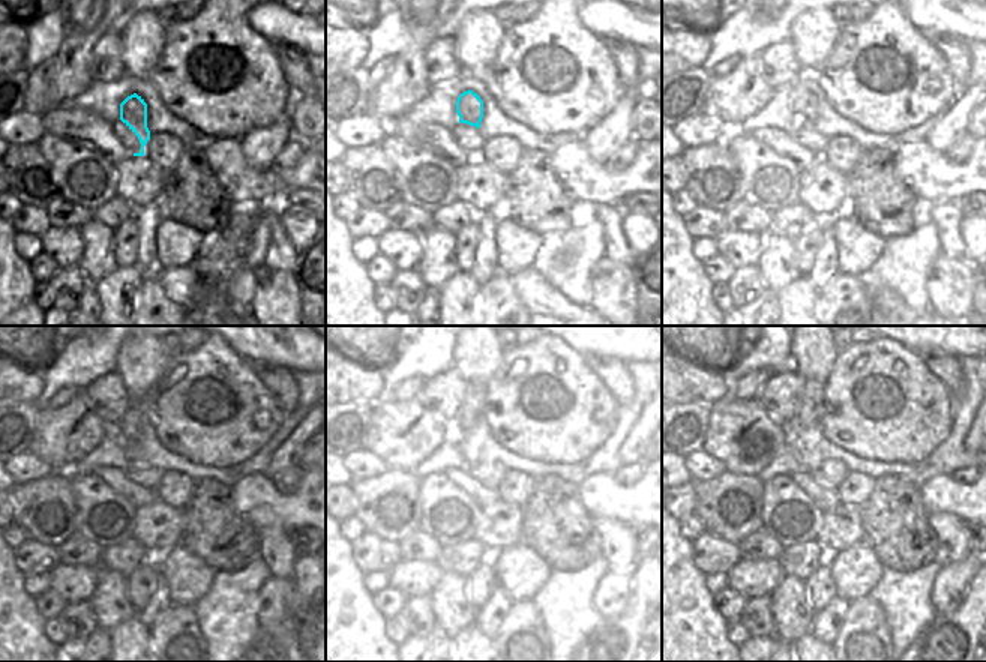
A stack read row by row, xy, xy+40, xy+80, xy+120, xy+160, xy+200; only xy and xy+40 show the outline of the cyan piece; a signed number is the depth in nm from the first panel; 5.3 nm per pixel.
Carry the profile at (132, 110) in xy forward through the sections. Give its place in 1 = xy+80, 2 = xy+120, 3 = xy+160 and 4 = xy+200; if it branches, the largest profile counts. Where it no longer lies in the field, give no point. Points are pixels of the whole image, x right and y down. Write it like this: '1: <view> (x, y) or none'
1: xy+80 (803, 104)
2: xy+120 (126, 430)
3: xy+160 (471, 409)
4: xy+200 (808, 412)

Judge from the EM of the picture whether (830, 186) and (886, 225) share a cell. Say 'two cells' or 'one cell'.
two cells

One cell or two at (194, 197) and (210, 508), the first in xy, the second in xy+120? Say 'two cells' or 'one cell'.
one cell

